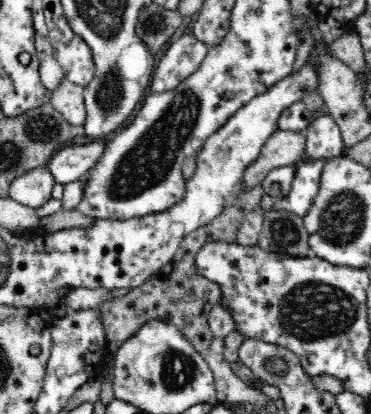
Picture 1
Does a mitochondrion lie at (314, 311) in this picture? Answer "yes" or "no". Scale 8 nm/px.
yes

